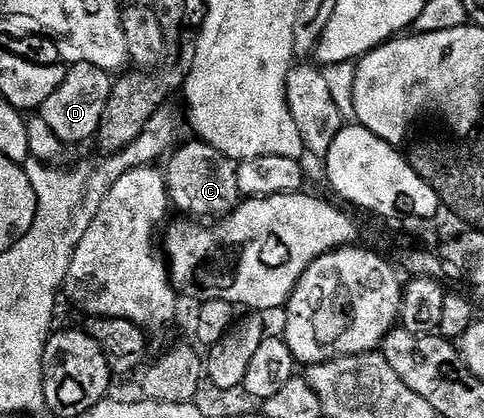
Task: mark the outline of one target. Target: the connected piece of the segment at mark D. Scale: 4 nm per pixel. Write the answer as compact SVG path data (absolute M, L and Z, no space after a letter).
M77 62L67 67L62 84L39 107L38 114L46 120L50 132L65 144L89 142L95 139L100 130L102 112L106 112L106 100L112 91L113 79L109 71L94 68L94 64Z

